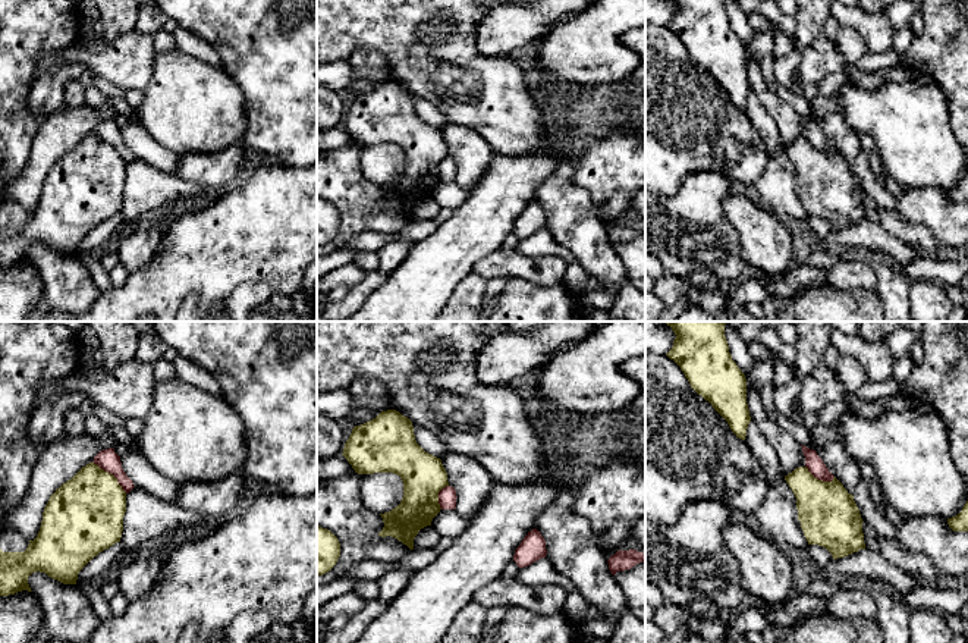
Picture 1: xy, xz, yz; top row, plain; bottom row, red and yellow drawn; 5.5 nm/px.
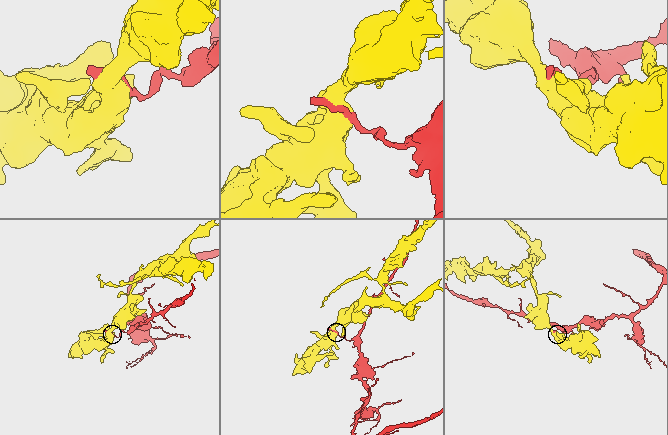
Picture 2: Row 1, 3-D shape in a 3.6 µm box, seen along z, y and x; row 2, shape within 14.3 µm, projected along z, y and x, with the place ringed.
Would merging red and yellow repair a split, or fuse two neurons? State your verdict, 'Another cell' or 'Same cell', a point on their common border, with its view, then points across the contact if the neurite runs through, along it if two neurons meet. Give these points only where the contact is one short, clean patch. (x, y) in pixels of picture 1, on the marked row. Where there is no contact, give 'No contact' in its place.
Another cell. Touches red at xy (112, 473)

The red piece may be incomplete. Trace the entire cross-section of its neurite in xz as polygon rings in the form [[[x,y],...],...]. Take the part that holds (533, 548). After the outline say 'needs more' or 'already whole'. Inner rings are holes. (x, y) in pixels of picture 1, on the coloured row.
[[[532,528],[516,548],[513,561],[519,568],[524,568],[541,558],[546,558],[546,555],[546,540],[537,528]]]; already whole

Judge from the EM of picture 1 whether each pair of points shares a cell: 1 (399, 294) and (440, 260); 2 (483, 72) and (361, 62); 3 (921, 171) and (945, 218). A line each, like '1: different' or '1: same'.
1: same
2: different
3: different

